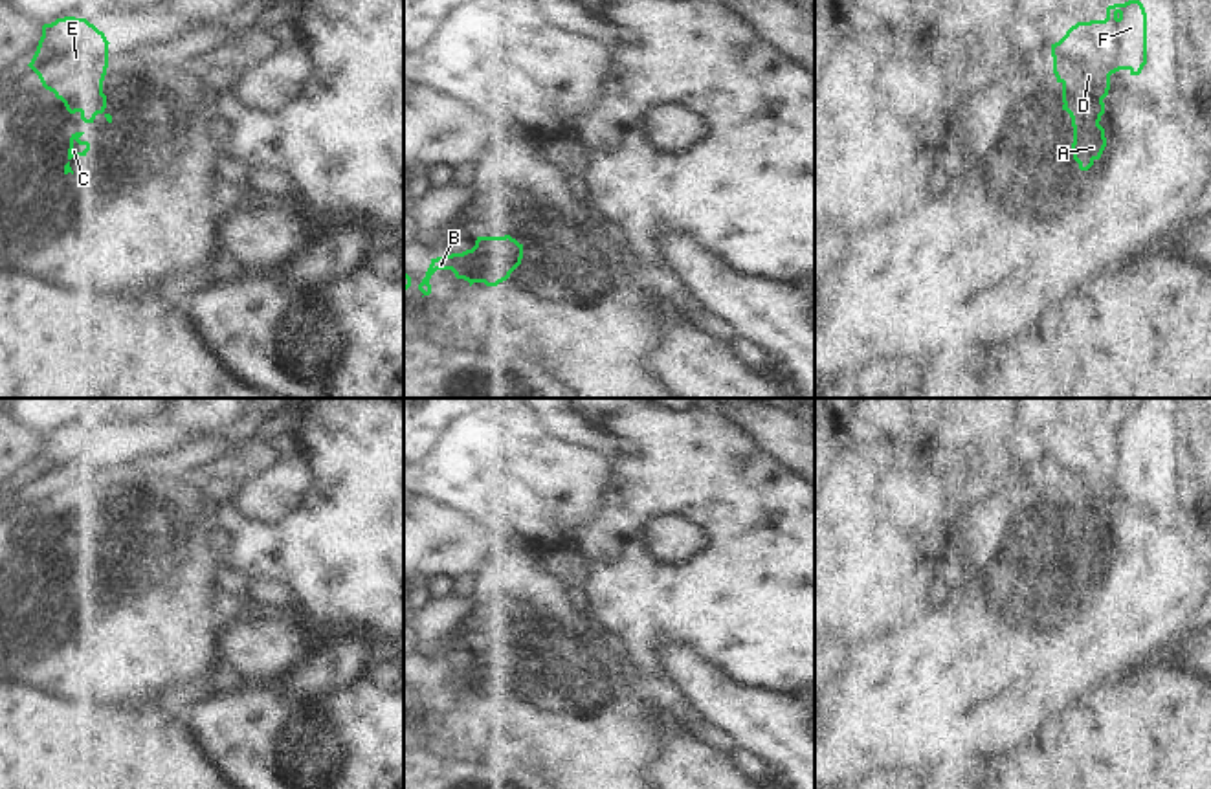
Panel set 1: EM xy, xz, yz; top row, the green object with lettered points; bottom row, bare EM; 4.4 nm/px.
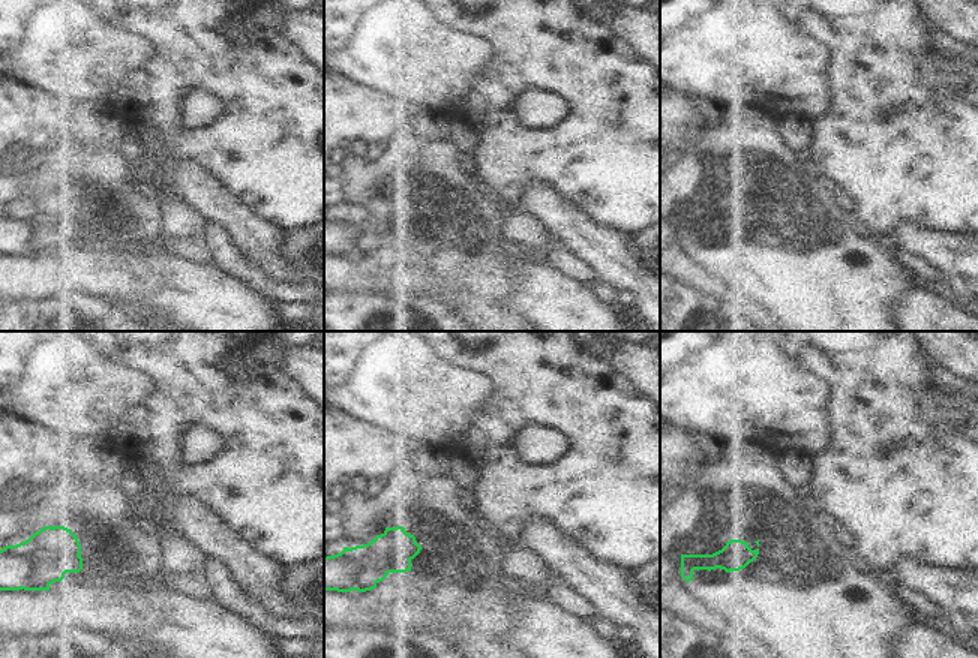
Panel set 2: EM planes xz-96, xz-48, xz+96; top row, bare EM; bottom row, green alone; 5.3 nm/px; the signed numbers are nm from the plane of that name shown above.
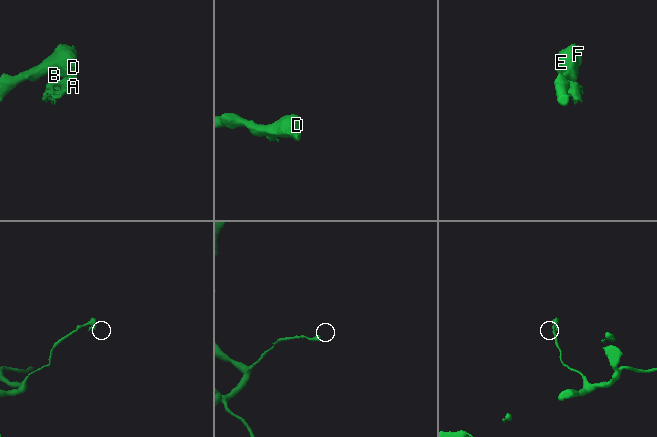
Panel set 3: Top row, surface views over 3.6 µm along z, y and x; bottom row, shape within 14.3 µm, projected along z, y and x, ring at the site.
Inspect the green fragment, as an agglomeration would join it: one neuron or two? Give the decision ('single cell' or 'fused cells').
fused cells

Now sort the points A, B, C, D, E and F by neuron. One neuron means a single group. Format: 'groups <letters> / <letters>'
groups A C / B D E F

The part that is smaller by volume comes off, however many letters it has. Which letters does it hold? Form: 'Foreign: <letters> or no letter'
Foreign: A, C.

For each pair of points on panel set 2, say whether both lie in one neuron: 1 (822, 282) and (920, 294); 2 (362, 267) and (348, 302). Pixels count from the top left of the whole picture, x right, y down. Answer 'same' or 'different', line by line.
1: different
2: different

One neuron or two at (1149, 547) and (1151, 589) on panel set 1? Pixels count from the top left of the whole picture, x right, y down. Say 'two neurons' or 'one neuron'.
one neuron

